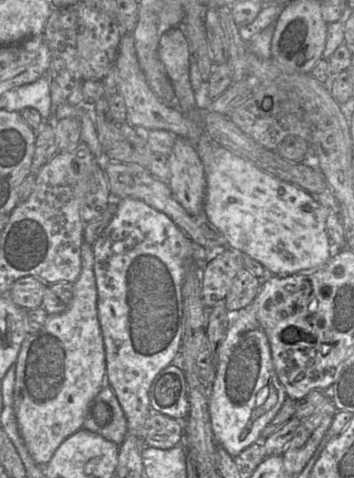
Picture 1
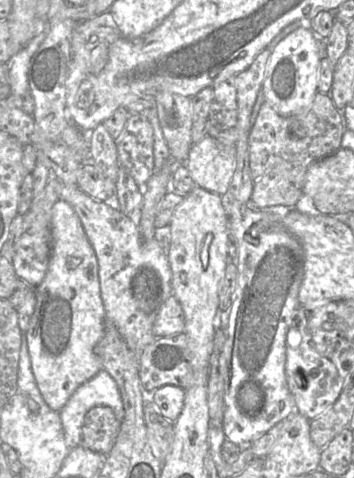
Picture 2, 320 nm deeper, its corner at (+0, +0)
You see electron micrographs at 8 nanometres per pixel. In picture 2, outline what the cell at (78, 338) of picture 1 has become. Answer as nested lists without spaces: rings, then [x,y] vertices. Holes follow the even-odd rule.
[[[63,199],[52,207],[50,233],[49,265],[42,282],[33,288],[36,304],[25,335],[37,387],[47,405],[60,412],[74,391],[102,369],[95,348],[103,337],[106,316],[95,251],[75,210]]]

